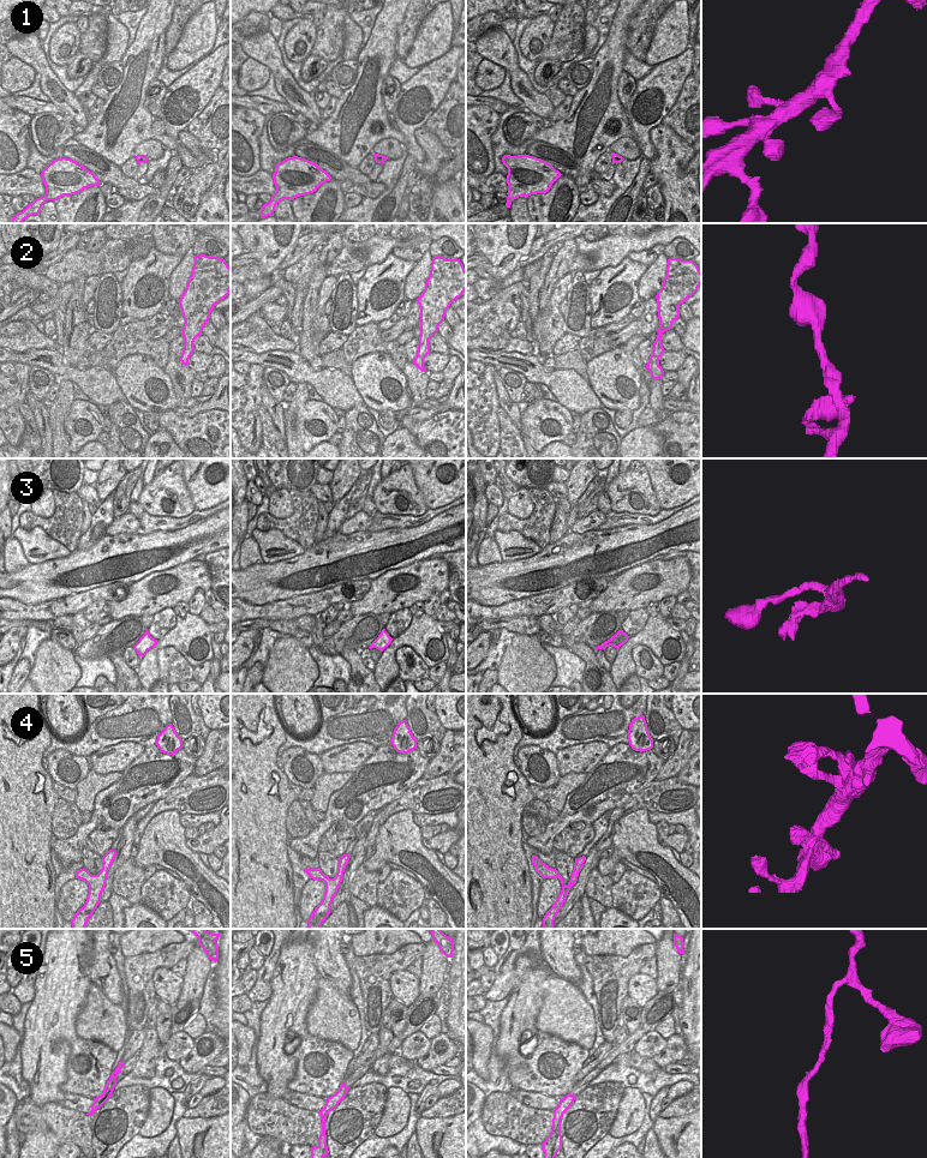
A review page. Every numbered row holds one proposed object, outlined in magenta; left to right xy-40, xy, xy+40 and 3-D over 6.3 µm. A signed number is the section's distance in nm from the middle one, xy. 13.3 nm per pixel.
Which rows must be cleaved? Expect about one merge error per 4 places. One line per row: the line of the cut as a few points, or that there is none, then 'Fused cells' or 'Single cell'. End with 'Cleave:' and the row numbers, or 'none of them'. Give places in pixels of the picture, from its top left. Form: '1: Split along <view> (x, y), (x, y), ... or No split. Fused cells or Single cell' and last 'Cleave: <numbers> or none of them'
1: No split. Single cell
2: No split. Single cell
3: Split along xy (382, 630), (383, 640), (389, 643). Fused cells
4: No split. Single cell
5: No split. Single cell
Cleave: 3

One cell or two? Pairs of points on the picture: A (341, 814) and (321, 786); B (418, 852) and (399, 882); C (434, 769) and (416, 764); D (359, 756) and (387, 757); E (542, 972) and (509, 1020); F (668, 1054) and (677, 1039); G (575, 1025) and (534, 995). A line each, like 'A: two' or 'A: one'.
A: two
B: two
C: two
D: two
E: one
F: one
G: two

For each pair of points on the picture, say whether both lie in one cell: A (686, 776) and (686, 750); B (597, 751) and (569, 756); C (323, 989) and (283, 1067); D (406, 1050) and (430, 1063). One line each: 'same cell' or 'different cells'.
A: different cells
B: same cell
C: different cells
D: different cells

